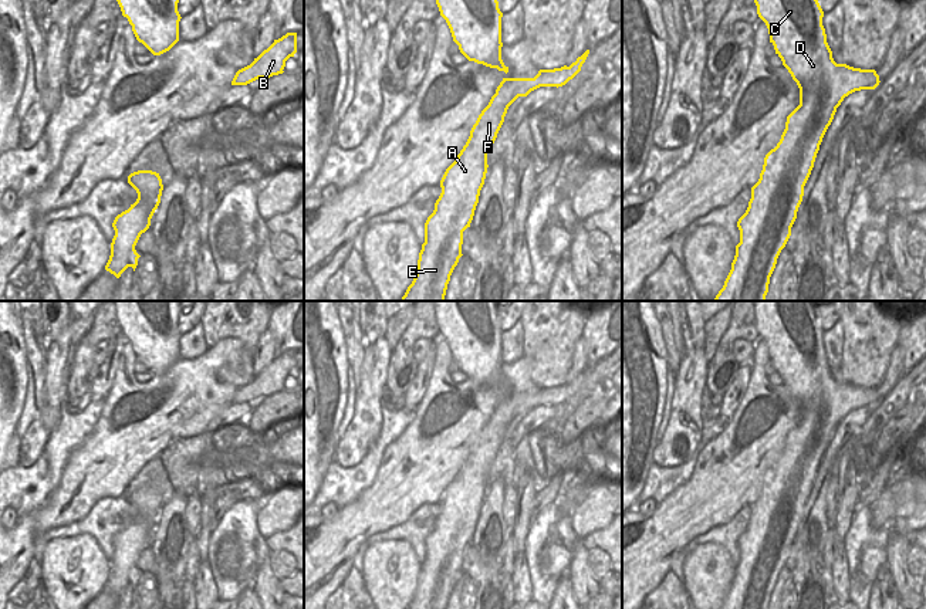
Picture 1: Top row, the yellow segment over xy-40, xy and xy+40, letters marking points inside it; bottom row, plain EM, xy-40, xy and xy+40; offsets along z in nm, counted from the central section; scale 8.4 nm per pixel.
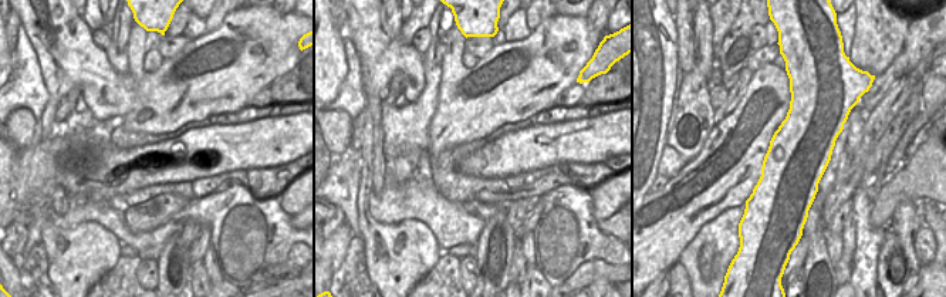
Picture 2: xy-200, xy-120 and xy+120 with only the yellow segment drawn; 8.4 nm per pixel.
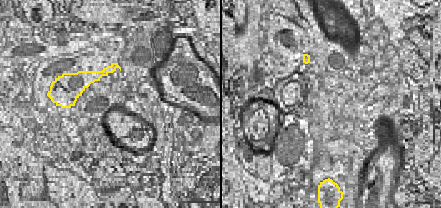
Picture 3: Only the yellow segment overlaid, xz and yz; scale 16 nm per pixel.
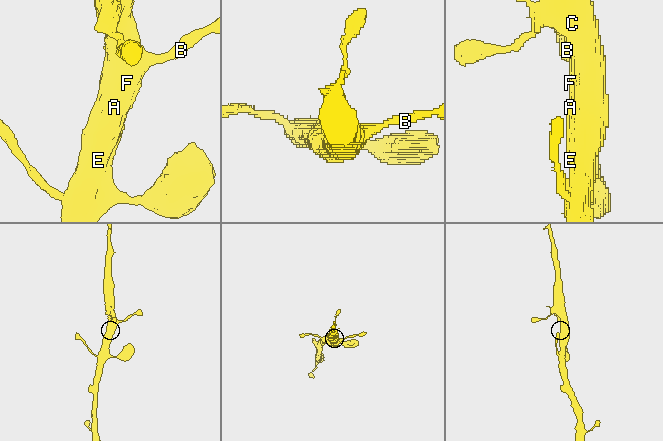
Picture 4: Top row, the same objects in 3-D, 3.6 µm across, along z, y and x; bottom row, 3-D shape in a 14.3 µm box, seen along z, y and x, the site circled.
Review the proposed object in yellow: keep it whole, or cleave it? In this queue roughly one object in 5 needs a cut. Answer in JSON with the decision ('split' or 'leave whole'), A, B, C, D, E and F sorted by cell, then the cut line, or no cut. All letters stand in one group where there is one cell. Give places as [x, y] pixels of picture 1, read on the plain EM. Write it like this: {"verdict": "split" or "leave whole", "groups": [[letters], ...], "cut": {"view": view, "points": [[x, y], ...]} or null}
{"verdict": "leave whole", "groups": [["A", "B", "C", "D", "E", "F"]], "cut": null}

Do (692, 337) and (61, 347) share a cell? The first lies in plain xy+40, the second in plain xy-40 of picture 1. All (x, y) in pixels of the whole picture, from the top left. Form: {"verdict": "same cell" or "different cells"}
{"verdict": "different cells"}

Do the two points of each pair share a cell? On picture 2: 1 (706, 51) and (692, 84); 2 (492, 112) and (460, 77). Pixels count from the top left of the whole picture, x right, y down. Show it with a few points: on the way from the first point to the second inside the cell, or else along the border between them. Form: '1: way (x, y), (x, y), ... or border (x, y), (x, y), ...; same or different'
1: border (695, 66), (708, 78); different
2: way (479, 101), (466, 100), (458, 95), (456, 90); same

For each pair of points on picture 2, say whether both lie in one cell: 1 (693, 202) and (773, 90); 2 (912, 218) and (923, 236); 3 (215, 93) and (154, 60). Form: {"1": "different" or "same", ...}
{"1": "same", "2": "different", "3": "different"}

